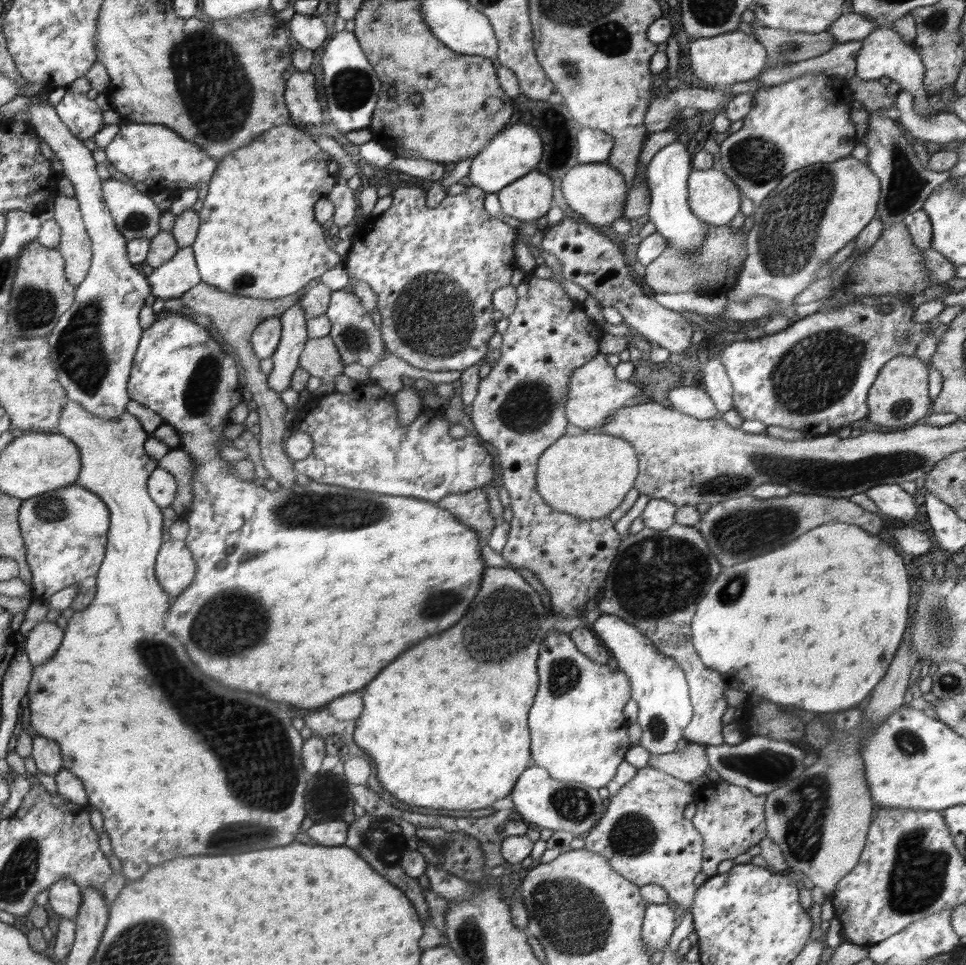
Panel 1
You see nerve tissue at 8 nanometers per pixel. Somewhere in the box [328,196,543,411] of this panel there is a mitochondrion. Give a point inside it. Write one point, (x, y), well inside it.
(432, 316)

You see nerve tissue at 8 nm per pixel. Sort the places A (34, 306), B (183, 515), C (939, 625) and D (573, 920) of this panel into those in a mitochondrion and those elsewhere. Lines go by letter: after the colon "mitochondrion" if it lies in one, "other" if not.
A: mitochondrion
B: other
C: mitochondrion
D: mitochondrion

